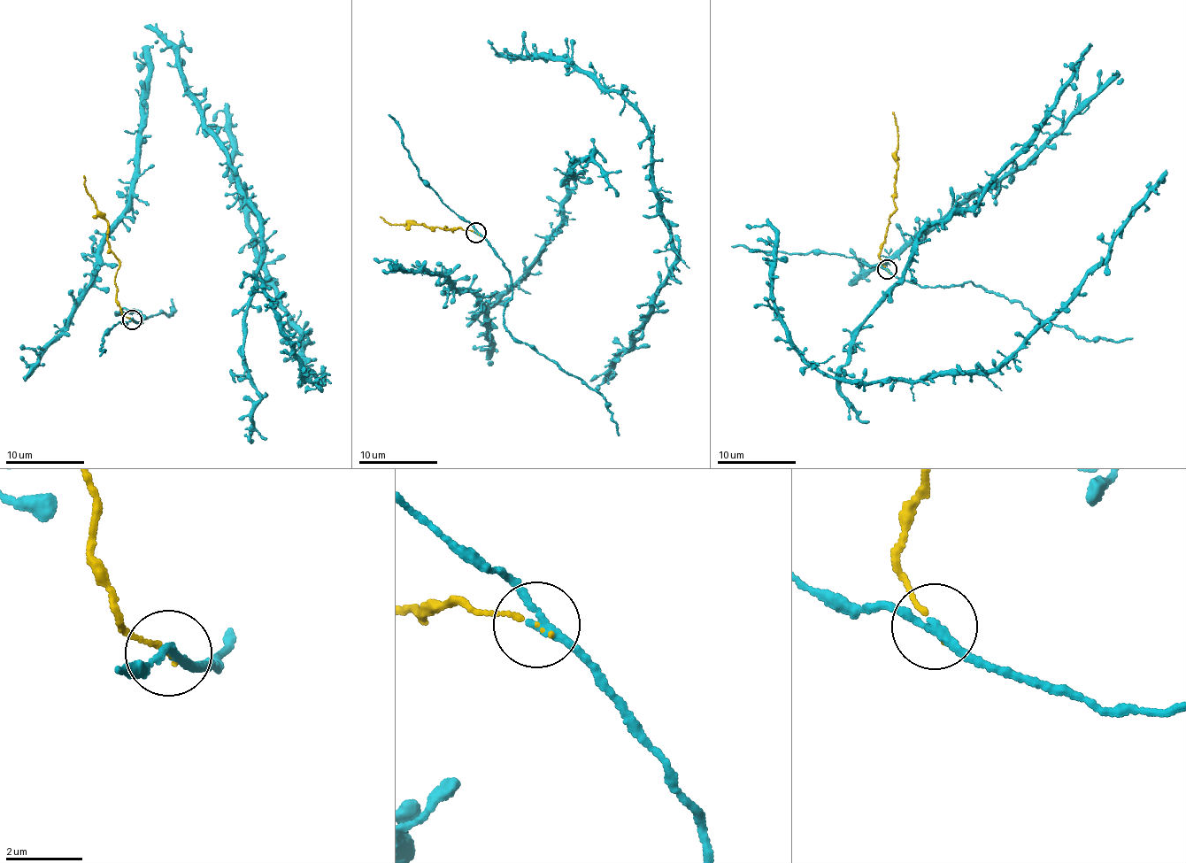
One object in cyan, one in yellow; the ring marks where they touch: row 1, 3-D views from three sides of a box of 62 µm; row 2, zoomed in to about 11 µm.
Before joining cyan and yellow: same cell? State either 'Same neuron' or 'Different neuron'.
Same neuron

